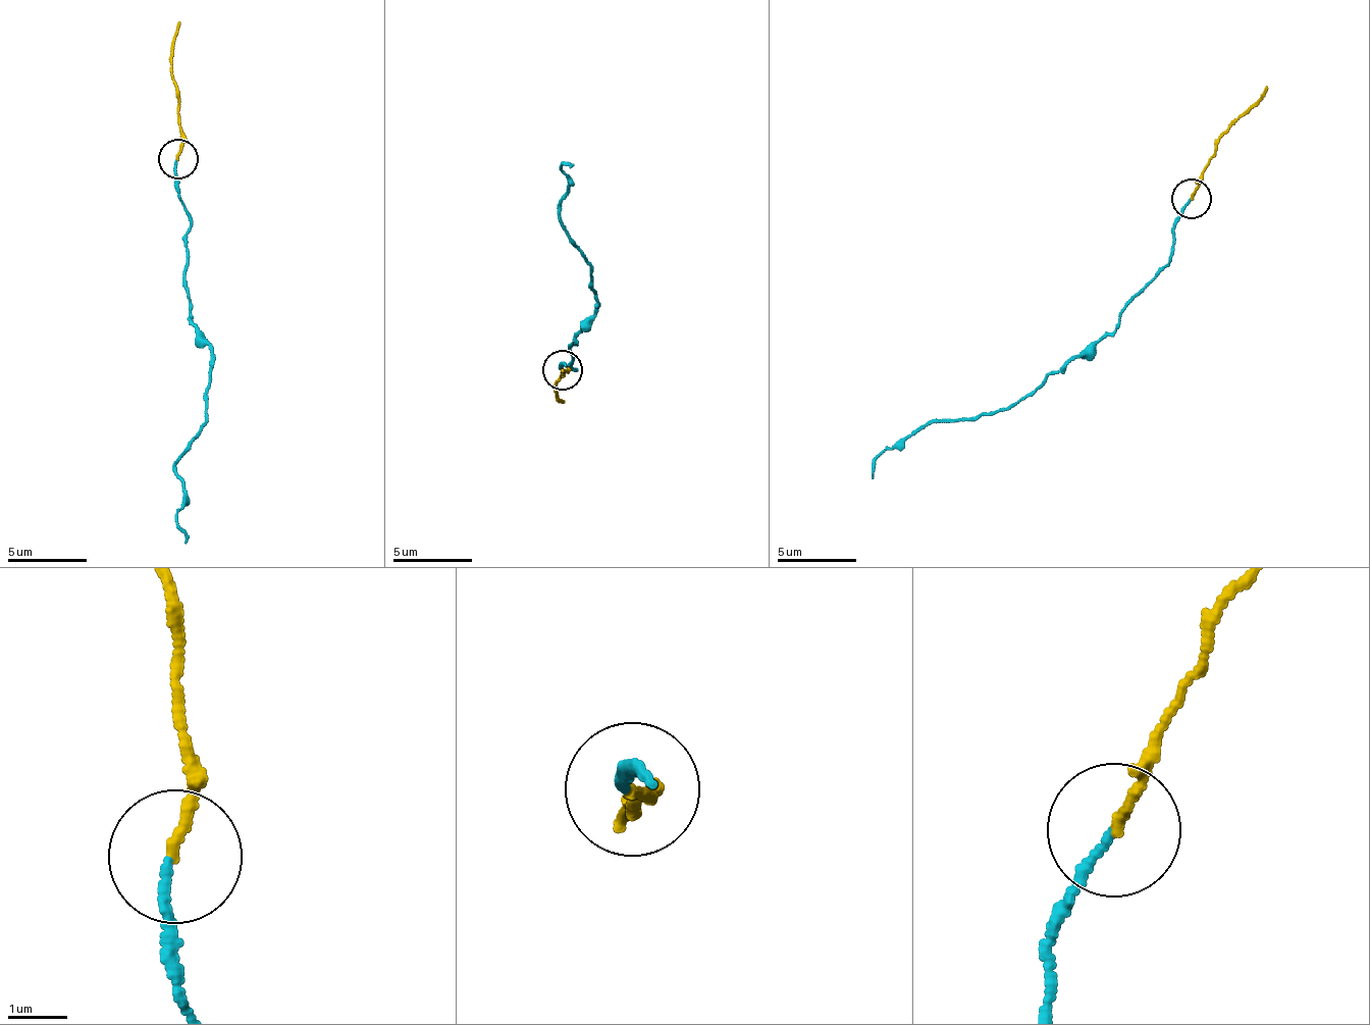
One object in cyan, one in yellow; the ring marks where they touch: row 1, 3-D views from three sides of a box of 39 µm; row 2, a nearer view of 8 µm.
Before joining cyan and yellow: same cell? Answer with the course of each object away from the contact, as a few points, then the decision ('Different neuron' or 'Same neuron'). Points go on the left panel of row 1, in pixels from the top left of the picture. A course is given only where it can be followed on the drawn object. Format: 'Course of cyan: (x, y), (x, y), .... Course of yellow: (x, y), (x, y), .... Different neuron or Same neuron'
Course of cyan: (175, 160), (191, 226), (183, 287), (212, 352), (209, 414), (173, 468), (186, 545). Course of yellow: (178, 160), (178, 96), (170, 45), (178, 22). Same neuron

